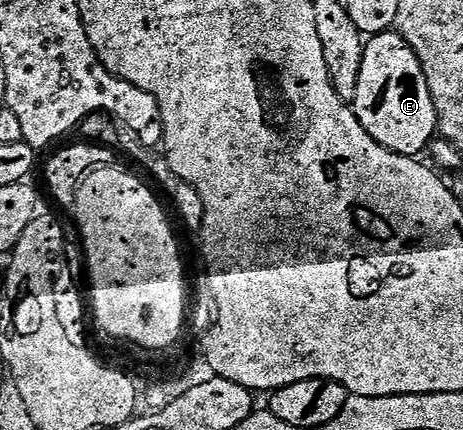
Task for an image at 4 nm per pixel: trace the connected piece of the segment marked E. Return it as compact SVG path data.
M374 38L365 45L358 84L352 97L352 111L363 133L372 137L387 152L421 157L439 135L438 111L428 90L422 63L401 38Z

